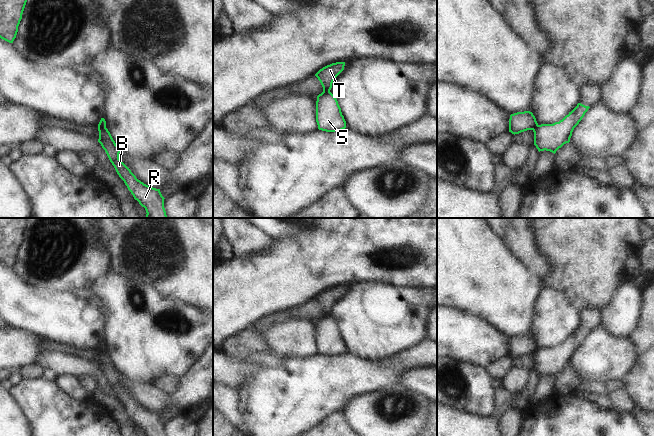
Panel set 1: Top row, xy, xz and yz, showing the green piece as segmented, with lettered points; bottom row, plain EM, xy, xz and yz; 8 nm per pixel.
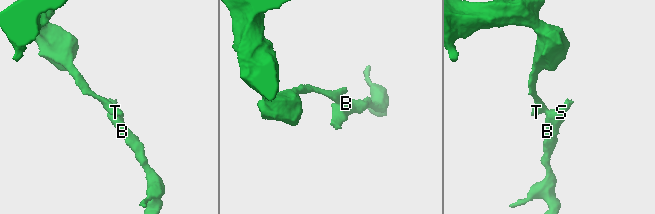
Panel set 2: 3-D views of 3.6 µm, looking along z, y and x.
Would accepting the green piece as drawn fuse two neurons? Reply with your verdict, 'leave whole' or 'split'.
split

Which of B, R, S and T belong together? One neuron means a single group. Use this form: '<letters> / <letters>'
B R S / T

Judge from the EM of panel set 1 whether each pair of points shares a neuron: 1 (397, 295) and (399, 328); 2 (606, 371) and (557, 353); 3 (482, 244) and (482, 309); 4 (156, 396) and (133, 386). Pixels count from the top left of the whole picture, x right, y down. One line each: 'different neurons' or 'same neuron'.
1: same neuron
2: different neurons
3: same neuron
4: same neuron

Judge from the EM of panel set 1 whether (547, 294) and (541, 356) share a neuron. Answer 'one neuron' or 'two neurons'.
two neurons

